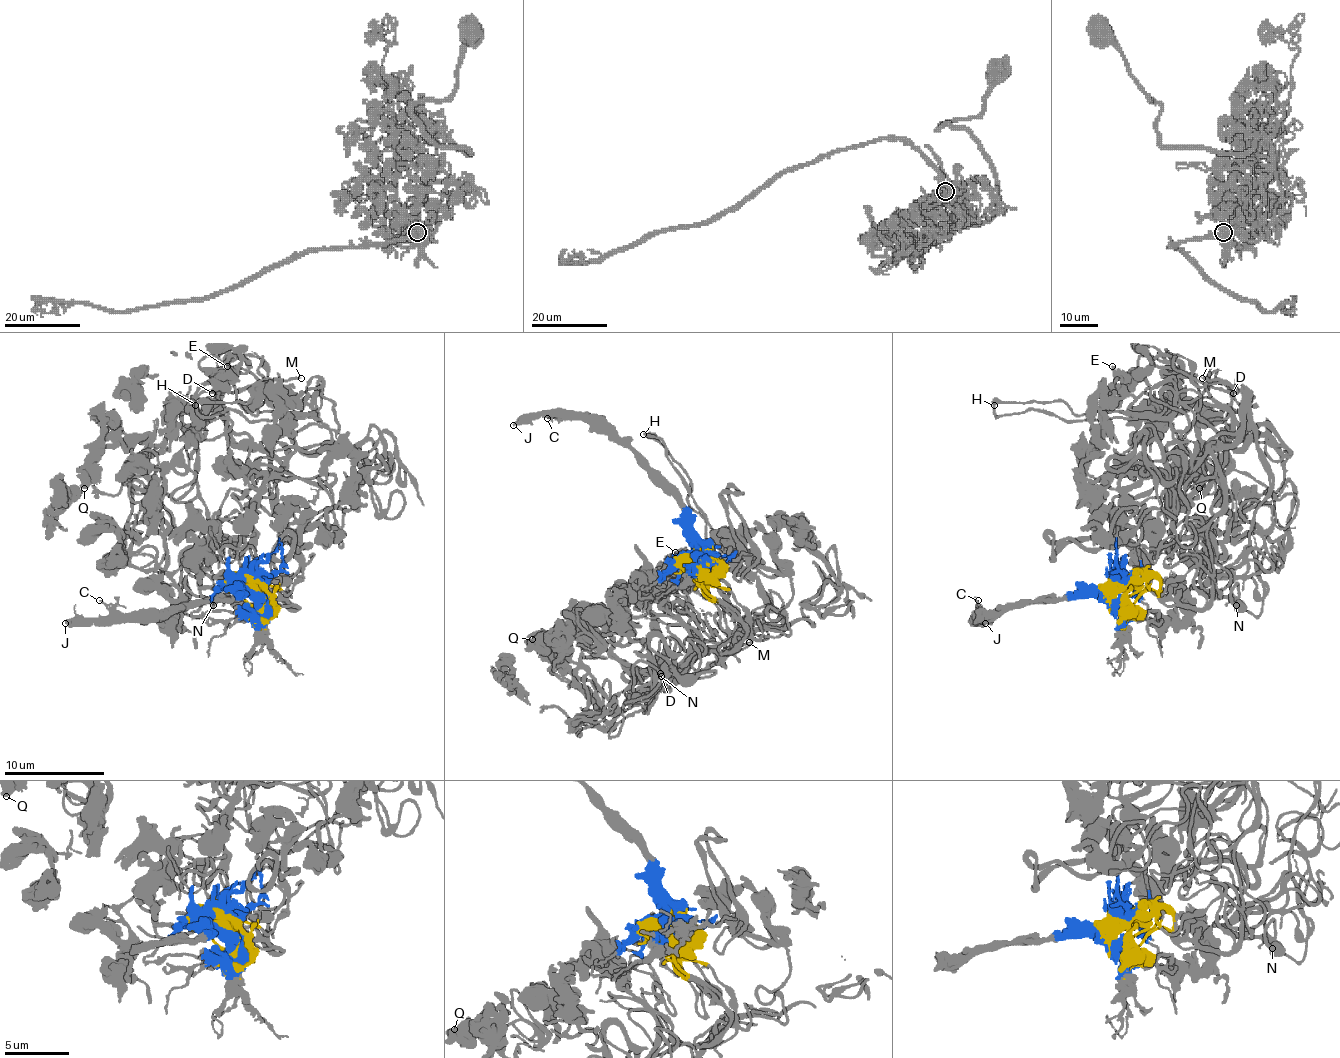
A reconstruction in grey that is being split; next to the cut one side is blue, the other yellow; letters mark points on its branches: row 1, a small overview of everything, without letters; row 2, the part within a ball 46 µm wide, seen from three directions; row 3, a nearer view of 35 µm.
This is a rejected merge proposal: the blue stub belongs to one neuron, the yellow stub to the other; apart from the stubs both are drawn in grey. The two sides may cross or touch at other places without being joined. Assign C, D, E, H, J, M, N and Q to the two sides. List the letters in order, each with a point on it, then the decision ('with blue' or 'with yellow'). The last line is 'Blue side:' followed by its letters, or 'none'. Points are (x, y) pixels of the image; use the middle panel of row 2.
C: at (547, 418); with blue
D: at (660, 673); with yellow
E: at (675, 552); with yellow
H: at (643, 434); with yellow
J: at (513, 425); with blue
M: at (749, 642); with yellow
N: at (661, 676); with yellow
Q: at (532, 639); with yellow
Blue side: C, J

